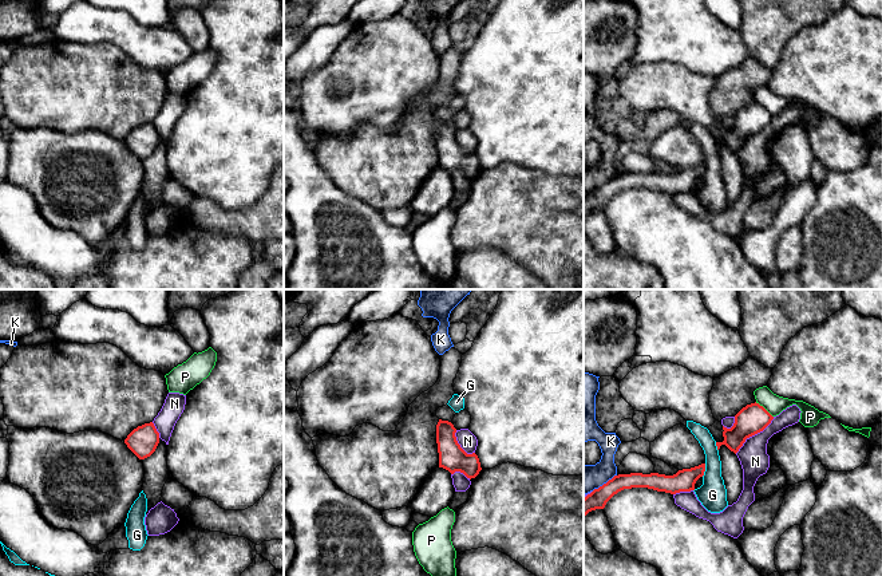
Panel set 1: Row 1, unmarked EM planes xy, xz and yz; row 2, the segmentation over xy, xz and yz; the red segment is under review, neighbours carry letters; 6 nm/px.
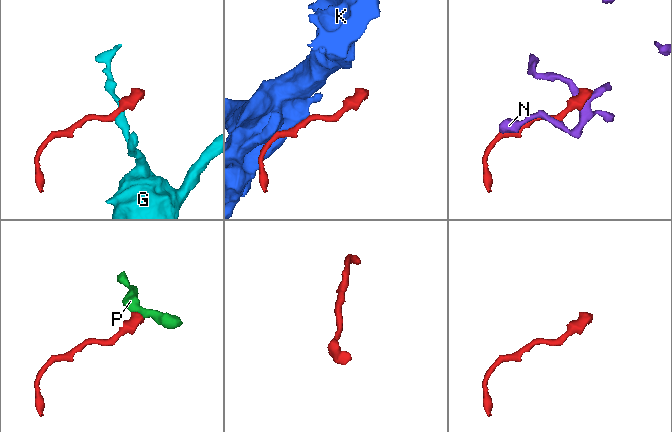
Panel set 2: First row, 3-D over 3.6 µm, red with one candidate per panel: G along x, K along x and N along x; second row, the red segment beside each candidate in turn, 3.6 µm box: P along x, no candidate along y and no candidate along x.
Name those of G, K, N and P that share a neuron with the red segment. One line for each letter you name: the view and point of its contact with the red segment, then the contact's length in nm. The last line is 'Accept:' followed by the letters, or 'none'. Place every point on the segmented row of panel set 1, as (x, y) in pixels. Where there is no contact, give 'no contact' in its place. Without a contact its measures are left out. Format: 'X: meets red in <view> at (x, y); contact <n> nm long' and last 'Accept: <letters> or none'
Accept: none

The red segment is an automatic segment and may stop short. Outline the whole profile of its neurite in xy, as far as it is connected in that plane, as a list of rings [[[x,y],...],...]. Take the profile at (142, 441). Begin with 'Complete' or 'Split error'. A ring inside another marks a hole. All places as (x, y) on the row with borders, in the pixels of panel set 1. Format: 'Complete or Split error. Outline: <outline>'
Split error. Outline: [[[56,339],[39,346],[17,344],[0,368],[7,426],[50,427],[67,434],[98,430],[123,441],[139,459],[150,457],[159,443],[153,421],[167,394],[162,372],[139,367],[110,343],[80,344]]]

